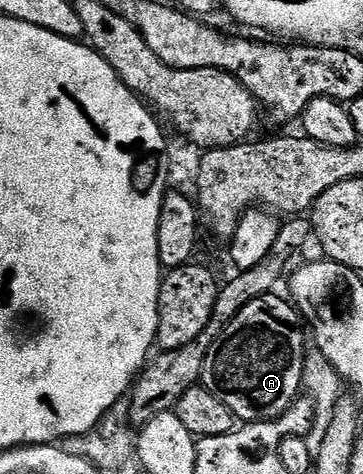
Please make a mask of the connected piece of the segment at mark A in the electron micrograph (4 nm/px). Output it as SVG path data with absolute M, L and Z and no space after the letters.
M273 291L252 299L224 327L204 359L201 385L212 391L242 423L275 421L303 392L308 337L297 329L300 322L297 308L285 296L277 295Z

